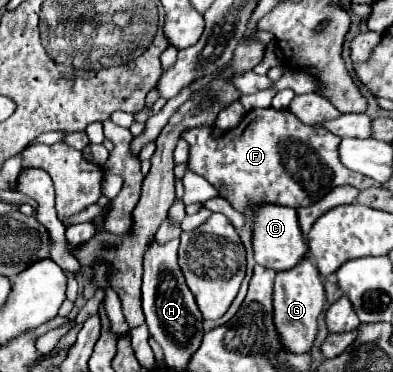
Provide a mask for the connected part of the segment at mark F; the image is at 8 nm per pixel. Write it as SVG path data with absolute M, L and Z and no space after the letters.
M252 109L244 115L238 127L230 129L220 139L212 139L210 133L212 127L196 127L182 133L190 143L188 165L194 173L212 183L220 191L220 197L228 199L234 209L242 209L248 199L266 199L268 203L288 207L308 207L334 187L350 185L356 189L368 189L374 185L370 177L340 165L340 159L336 157L336 143L340 143L340 137L322 127L304 125L286 109Z

